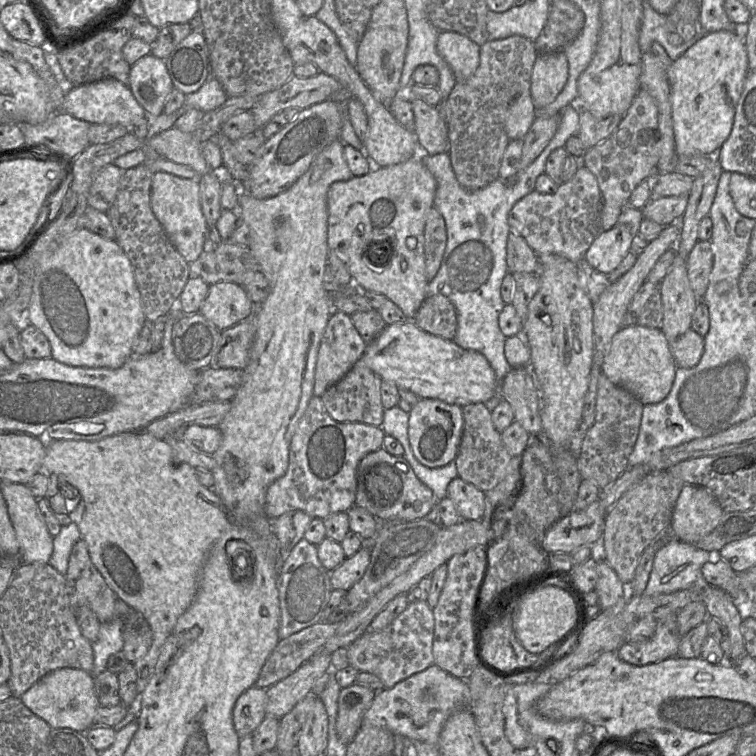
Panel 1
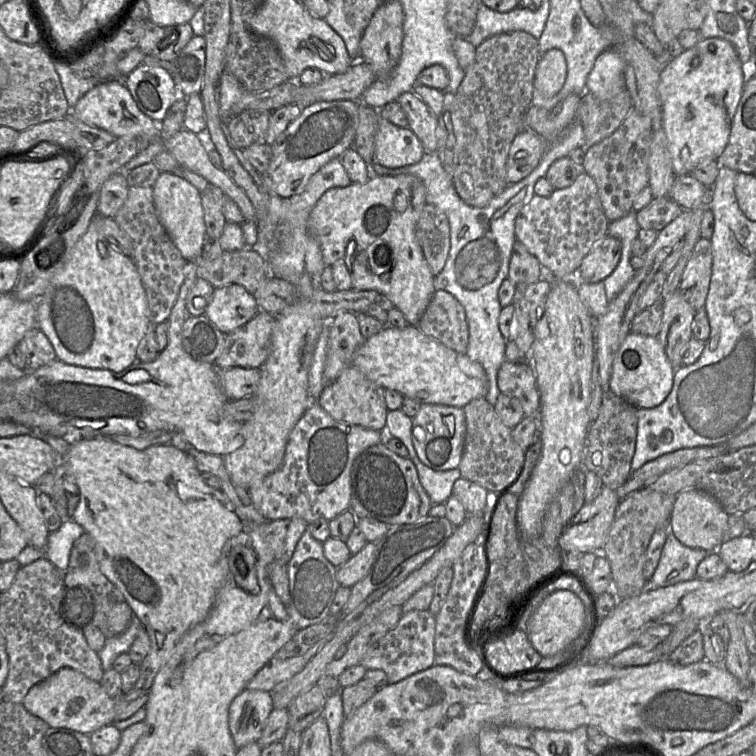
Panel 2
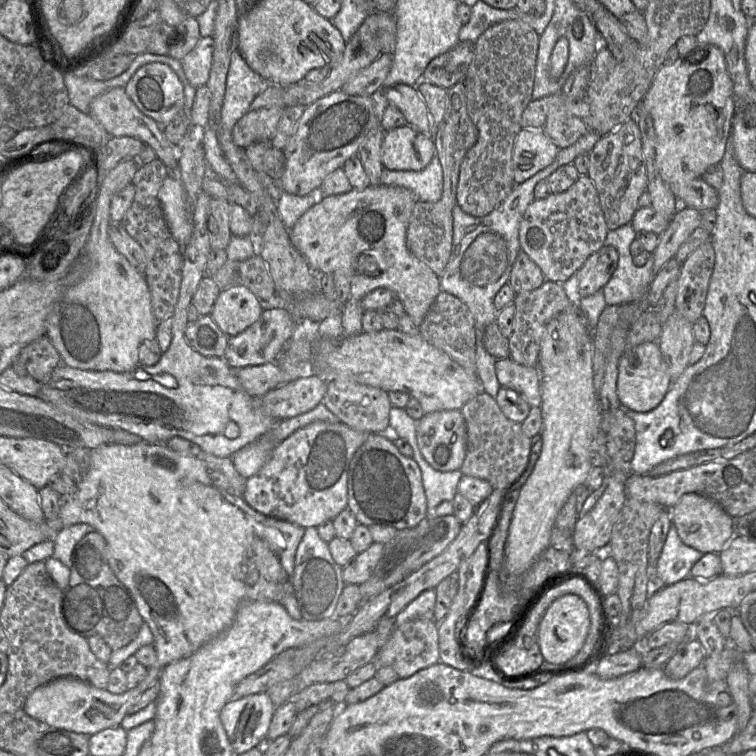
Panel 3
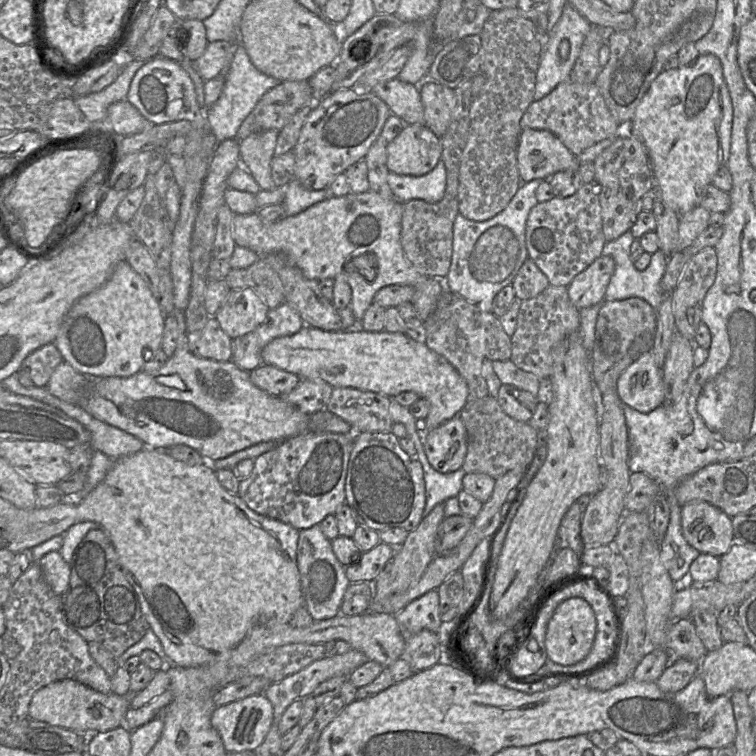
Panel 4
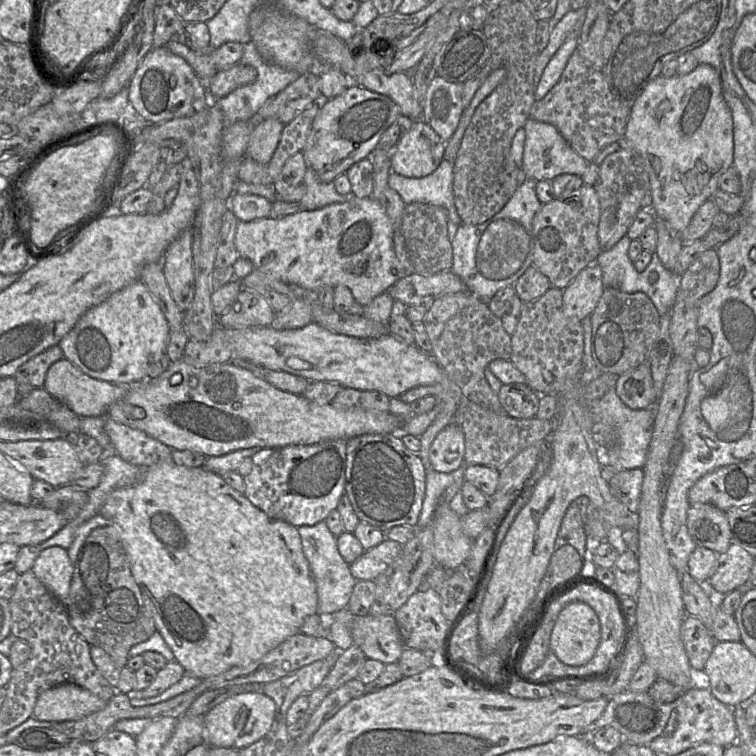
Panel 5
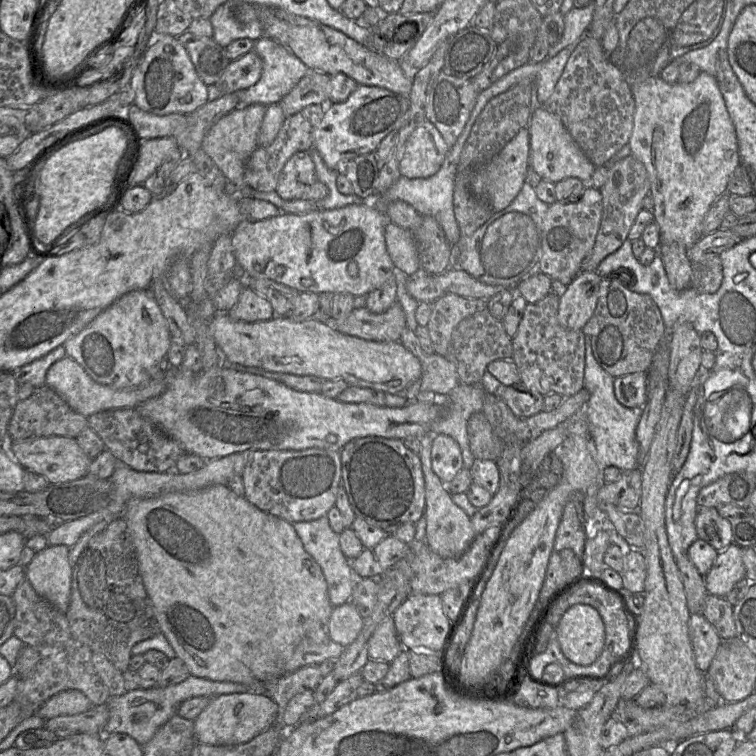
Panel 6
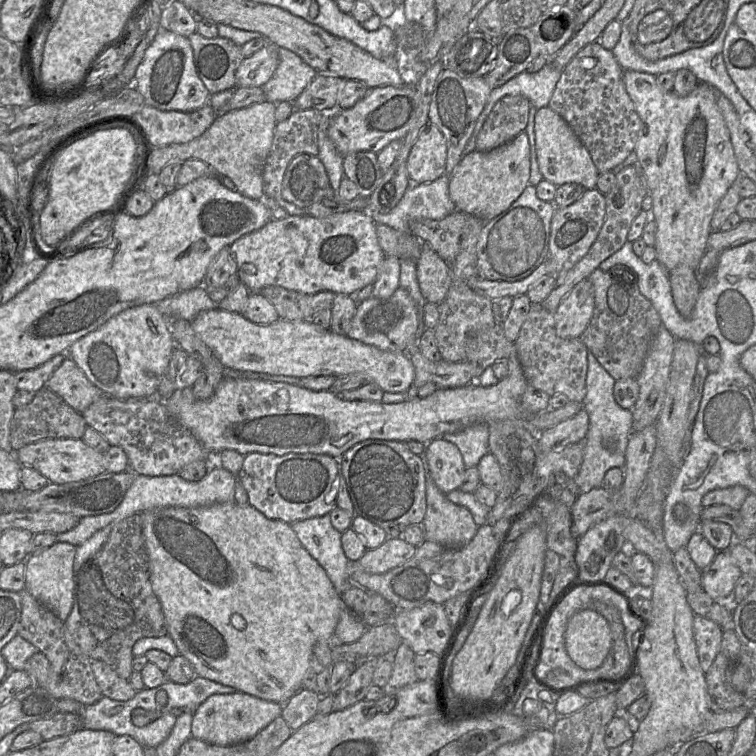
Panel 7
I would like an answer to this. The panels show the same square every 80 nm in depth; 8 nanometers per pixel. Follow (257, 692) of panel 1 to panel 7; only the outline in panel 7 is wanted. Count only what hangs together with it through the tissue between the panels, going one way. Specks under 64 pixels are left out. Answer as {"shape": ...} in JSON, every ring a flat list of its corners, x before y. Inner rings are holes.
{"shape":[[243,693,213,694,194,711,191,737,209,744,230,746,253,738,275,718,281,716,282,704]]}

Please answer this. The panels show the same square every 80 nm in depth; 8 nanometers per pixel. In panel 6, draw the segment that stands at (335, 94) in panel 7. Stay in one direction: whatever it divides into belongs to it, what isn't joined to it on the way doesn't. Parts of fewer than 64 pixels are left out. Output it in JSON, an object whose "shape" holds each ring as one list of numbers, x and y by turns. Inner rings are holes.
{"shape":[[310,69,309,72,298,82,298,84,278,103,286,118,300,112,305,107,315,104,321,104,323,112,332,104,329,100,331,90,330,75]]}

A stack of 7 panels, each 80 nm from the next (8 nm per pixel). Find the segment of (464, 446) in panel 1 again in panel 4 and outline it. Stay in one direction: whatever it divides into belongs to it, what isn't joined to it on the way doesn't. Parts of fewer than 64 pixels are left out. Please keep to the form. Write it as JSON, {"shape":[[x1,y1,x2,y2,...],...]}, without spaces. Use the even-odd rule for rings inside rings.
{"shape":[[489,395,469,399,460,412,460,418,467,431,467,453,462,465,466,473,484,473,496,480,514,468,527,468,531,463,539,432,527,422,508,416,496,398]]}

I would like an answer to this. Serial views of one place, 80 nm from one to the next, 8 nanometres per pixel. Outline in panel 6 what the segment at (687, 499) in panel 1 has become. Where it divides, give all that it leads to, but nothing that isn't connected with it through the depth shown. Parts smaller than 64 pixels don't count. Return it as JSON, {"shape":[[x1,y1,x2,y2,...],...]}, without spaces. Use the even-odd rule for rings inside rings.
{"shape":[[699,508,695,517,695,527,698,538,717,551,723,551,733,544,731,524,719,515,716,508]]}

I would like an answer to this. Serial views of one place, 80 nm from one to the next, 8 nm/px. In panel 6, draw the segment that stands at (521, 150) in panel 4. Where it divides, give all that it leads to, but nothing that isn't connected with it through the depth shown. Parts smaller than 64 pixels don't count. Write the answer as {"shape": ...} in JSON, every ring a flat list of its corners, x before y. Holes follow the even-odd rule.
{"shape":[[543,107,538,108,533,114,528,131,528,166,532,165,534,171,542,180,557,183,566,178,577,178,584,183,589,183,595,166,574,142,557,115]]}

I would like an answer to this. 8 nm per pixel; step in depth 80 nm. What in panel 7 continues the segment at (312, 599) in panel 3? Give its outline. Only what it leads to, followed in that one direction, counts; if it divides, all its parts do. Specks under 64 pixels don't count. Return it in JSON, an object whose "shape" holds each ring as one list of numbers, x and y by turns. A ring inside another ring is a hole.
{"shape":[[329,513,291,524,309,554,324,568,336,591,342,595,351,582,350,561,341,543,342,533,331,523]]}

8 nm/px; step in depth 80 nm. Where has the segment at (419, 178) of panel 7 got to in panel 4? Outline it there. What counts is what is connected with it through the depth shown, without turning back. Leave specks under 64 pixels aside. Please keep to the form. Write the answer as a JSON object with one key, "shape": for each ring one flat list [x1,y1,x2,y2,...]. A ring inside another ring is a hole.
{"shape":[[409,124,387,144,387,166,399,175,422,176,441,160,441,140,425,124]]}

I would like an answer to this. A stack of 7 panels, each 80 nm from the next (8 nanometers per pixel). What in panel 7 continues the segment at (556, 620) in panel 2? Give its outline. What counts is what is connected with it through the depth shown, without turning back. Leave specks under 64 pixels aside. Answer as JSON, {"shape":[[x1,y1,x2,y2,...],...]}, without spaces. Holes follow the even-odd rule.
{"shape":[[581,610,568,621,564,644,568,656,577,666,584,670,597,669,612,645,609,624,597,611]]}

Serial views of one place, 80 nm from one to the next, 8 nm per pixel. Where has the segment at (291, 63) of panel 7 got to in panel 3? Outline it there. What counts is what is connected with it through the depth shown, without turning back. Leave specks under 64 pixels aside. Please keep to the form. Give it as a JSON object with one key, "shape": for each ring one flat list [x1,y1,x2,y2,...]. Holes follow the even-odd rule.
{"shape":[[236,50,232,55,226,79,221,107,222,128,232,132,237,121,269,84,271,83,250,68,239,50]]}

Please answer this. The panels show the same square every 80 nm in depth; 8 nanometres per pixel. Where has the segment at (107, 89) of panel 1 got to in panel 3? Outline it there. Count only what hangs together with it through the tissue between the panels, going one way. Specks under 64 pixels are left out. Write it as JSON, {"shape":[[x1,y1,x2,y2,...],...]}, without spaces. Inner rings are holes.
{"shape":[[113,88,96,96,90,103,90,115,103,127,110,137,132,137,140,140,143,144,150,145,156,152,156,156,169,170,179,168,181,157,180,147,172,144,164,136,166,124,157,123,152,118,143,114,133,101,128,97,125,88]]}

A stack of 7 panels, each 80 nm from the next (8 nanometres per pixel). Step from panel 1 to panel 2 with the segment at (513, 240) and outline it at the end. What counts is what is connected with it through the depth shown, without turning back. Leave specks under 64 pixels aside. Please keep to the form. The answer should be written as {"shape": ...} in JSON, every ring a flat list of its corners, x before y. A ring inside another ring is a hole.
{"shape":[[516,240,512,248,508,279,514,284,529,284,540,280,541,264,526,247]]}

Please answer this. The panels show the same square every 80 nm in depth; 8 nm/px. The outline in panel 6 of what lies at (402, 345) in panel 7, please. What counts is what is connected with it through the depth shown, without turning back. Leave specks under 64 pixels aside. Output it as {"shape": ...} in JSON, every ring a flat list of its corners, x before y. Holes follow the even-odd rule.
{"shape":[[396,300,385,312,372,313,367,307,355,309,345,318,330,321,339,332,369,341,400,341,407,327,404,310]]}

